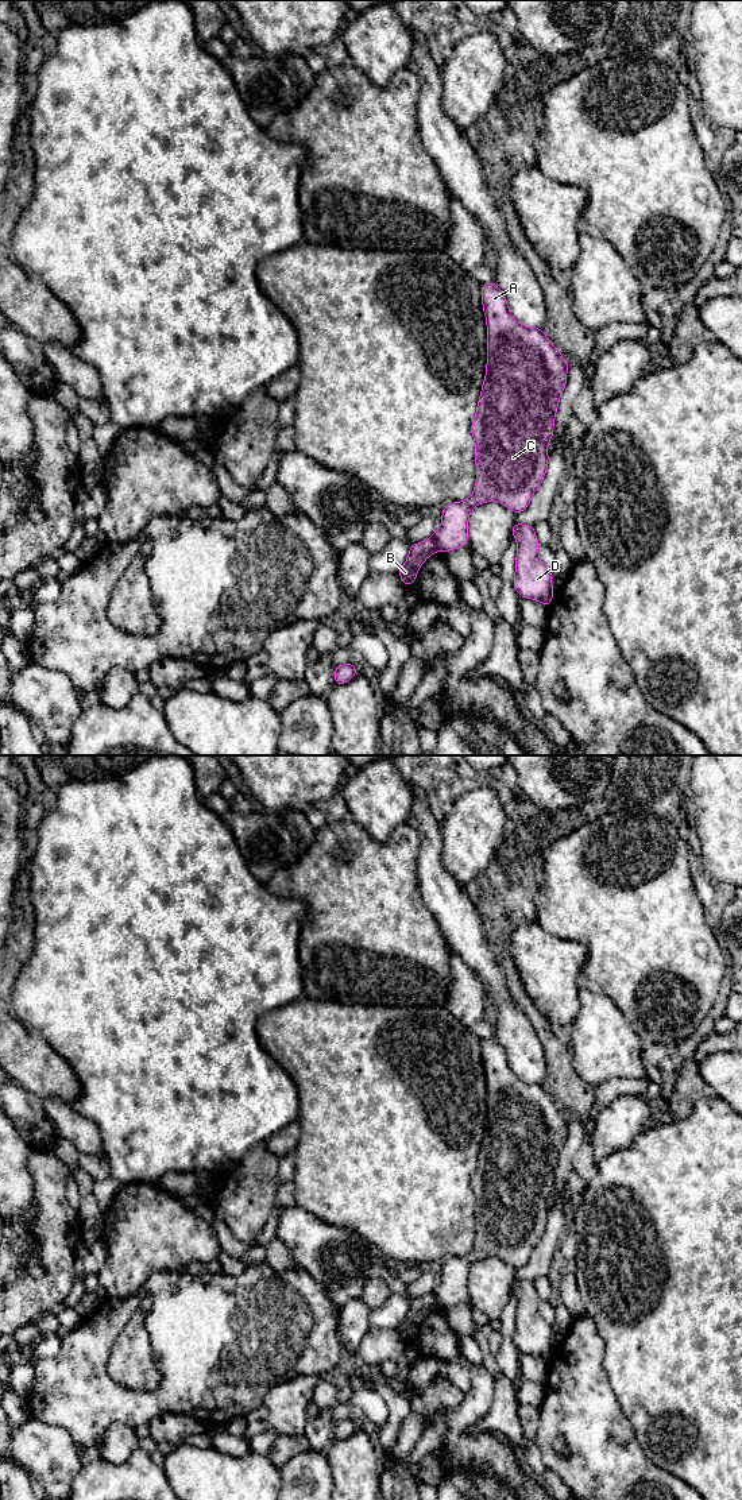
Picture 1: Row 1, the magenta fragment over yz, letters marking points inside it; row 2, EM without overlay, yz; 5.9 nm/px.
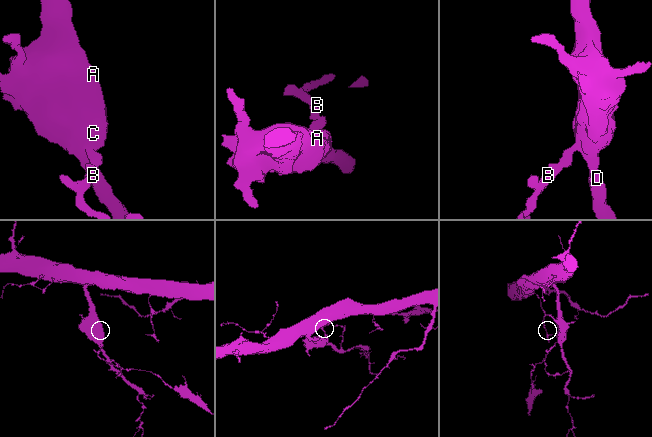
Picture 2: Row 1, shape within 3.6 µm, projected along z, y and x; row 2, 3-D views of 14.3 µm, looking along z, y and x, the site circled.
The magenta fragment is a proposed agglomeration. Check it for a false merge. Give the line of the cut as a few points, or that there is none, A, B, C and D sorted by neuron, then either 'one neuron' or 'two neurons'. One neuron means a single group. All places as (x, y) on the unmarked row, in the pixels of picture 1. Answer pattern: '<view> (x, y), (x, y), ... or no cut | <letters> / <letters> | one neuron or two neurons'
yz (432, 1292), (441, 1305) | A C D / B | two neurons

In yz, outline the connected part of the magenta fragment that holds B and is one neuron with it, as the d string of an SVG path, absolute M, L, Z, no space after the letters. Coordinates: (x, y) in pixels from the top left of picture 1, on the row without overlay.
M433 1292L418 1299L410 1299L407 1314L405 1319L397 1326L397 1329L401 1331L402 1339L413 1341L416 1338L420 1322L429 1311L438 1306L441 1306L441 1303Z

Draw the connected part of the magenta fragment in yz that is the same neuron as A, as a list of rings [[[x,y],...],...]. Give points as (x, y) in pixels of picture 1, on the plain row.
[[[496,1036],[480,1040],[480,1049],[487,1079],[487,1120],[471,1179],[476,1238],[465,1256],[443,1263],[441,1281],[434,1286],[433,1294],[445,1308],[468,1302],[468,1275],[475,1261],[499,1257],[515,1272],[527,1264],[548,1226],[548,1199],[553,1192],[554,1172],[569,1125],[540,1082],[523,1082],[513,1072]]]

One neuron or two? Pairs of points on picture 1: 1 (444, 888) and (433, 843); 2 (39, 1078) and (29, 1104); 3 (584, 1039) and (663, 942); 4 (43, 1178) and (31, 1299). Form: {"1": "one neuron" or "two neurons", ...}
{"1": "one neuron", "2": "two neurons", "3": "two neurons", "4": "one neuron"}

